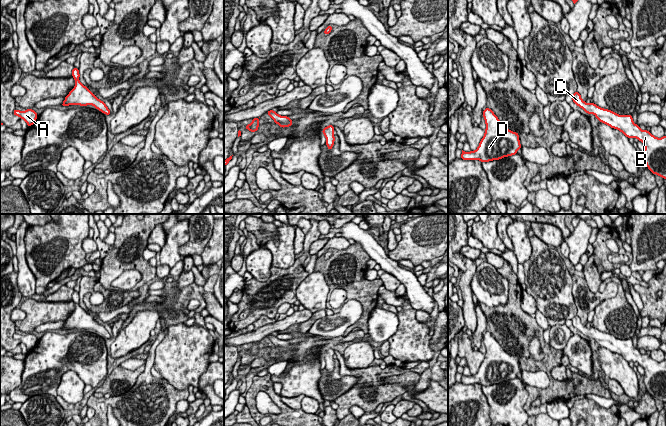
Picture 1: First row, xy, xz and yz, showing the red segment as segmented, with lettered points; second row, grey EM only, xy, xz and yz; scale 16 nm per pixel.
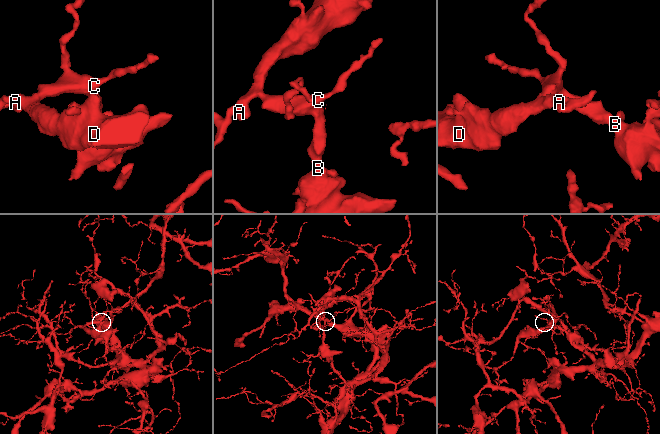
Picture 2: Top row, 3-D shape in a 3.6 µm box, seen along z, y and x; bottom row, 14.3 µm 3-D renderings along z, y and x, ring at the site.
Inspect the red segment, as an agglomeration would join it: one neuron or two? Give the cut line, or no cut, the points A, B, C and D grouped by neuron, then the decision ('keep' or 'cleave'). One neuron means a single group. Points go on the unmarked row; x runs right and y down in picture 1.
no cut | A B C D | keep

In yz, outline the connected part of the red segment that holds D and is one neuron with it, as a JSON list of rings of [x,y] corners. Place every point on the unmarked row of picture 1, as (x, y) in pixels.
[[[485,332],[483,341],[486,347],[485,358],[475,375],[462,374],[461,383],[489,386],[517,378],[522,370],[519,358],[508,354],[490,332]]]

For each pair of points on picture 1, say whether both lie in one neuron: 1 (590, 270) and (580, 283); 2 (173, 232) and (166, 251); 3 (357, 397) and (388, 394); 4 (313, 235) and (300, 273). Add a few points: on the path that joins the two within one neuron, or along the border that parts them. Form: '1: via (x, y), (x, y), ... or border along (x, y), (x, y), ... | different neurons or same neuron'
1: border along (584, 278), (587, 286), (593, 292), (598, 291) | different neurons
2: via (173, 237), (173, 244), (171, 246) | same neuron
3: via (365, 401), (367, 403), (374, 403), (380, 397) | same neuron
4: via (307, 244), (306, 252), (300, 260), (300, 264) | same neuron

